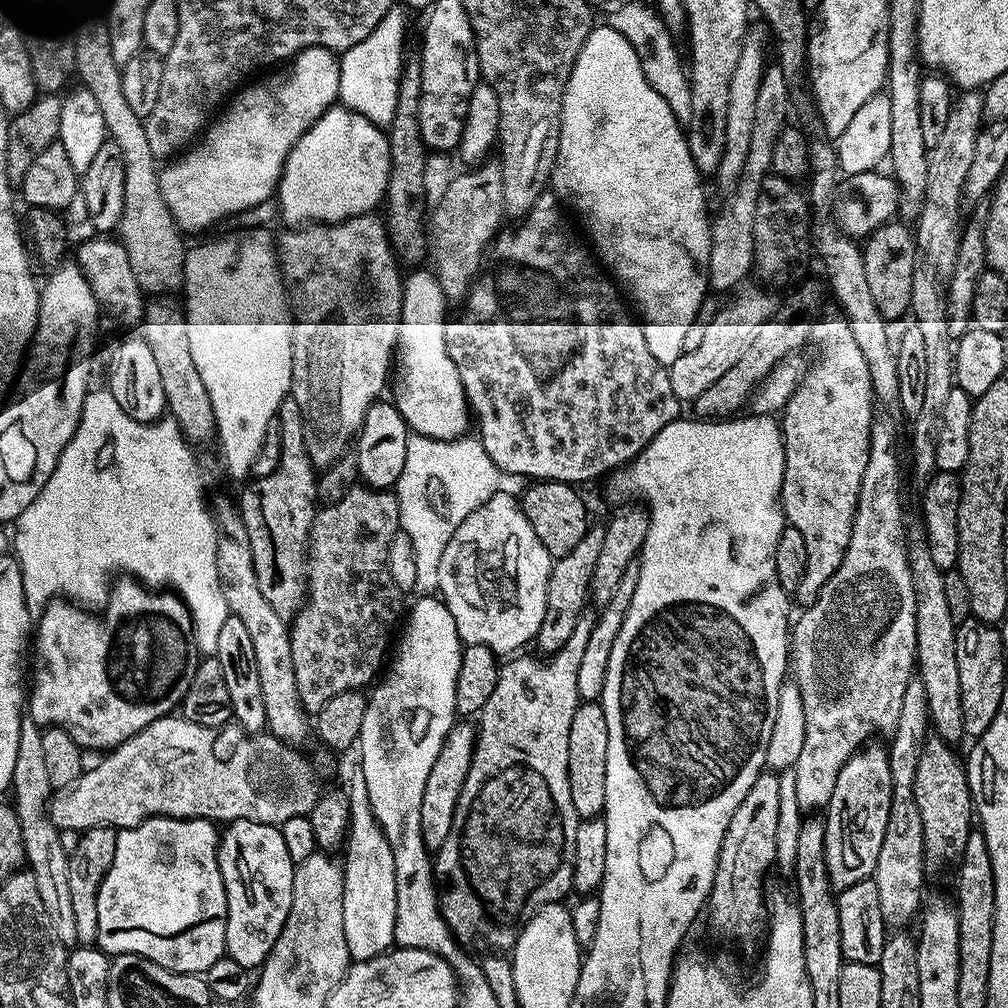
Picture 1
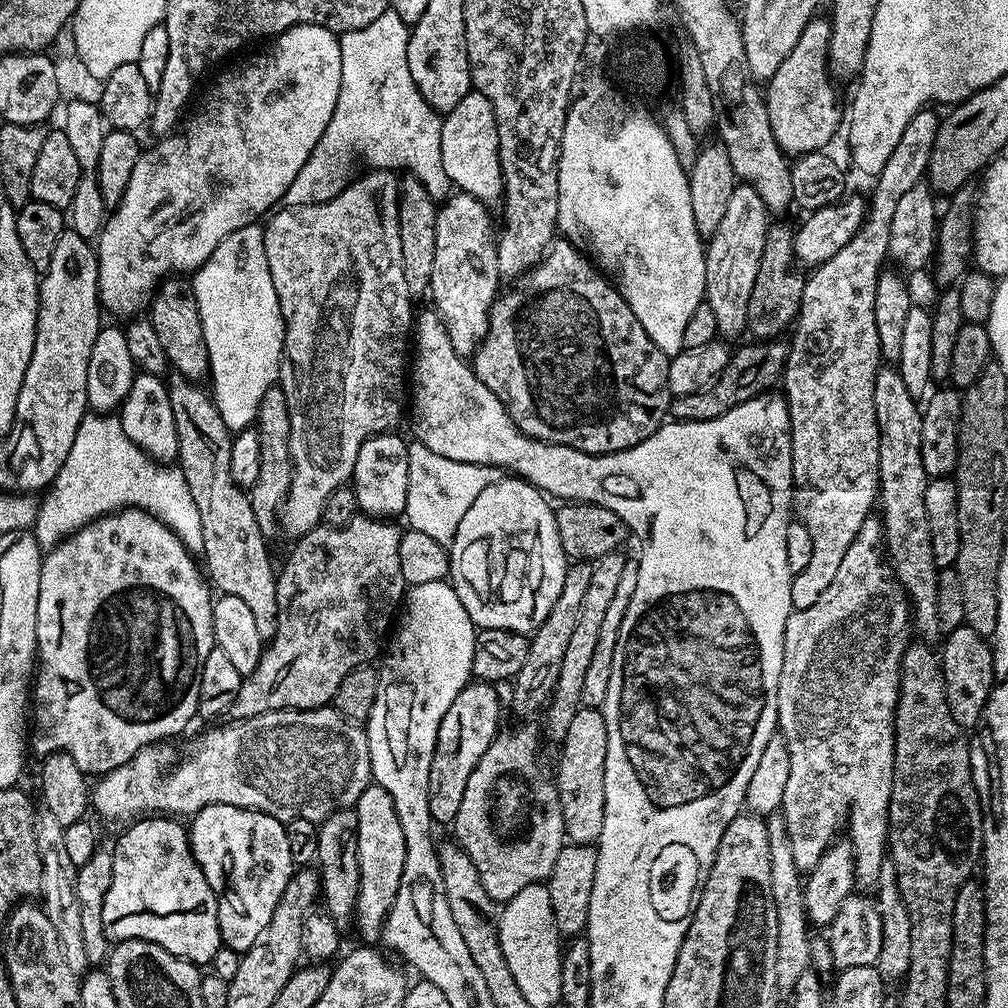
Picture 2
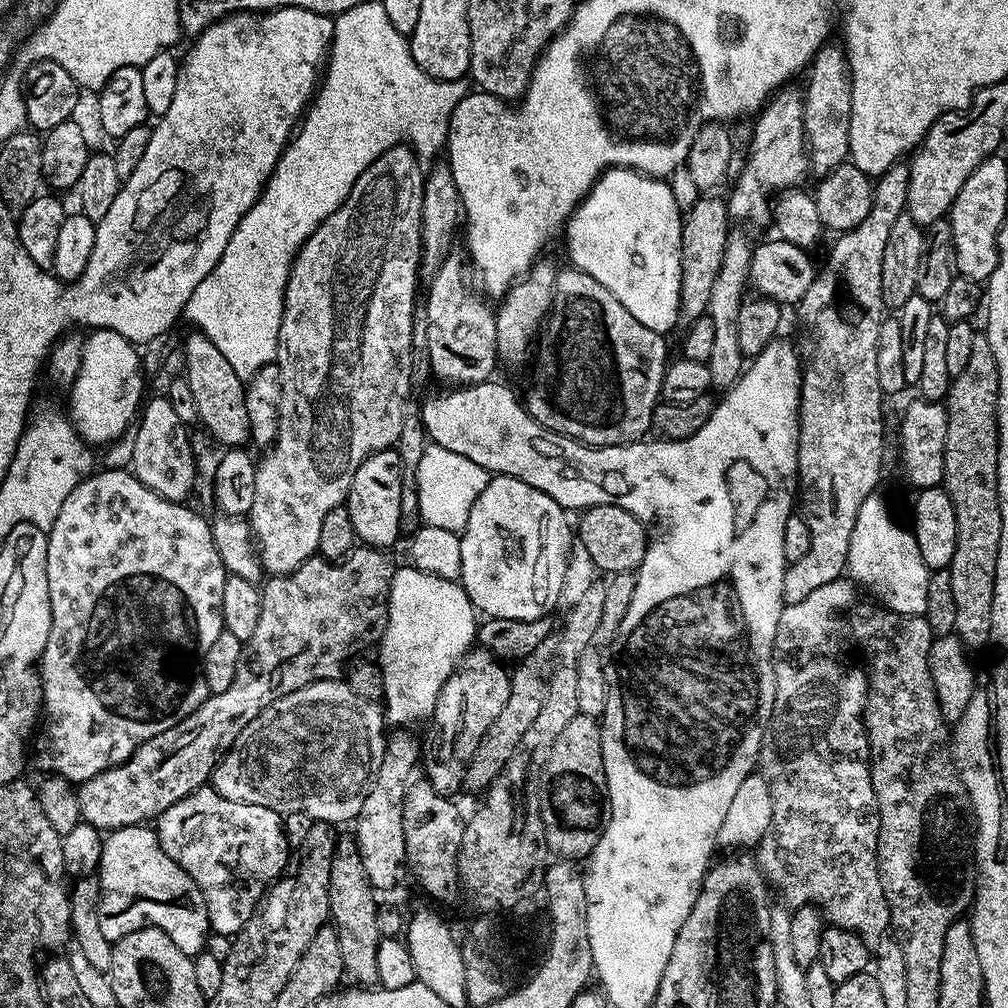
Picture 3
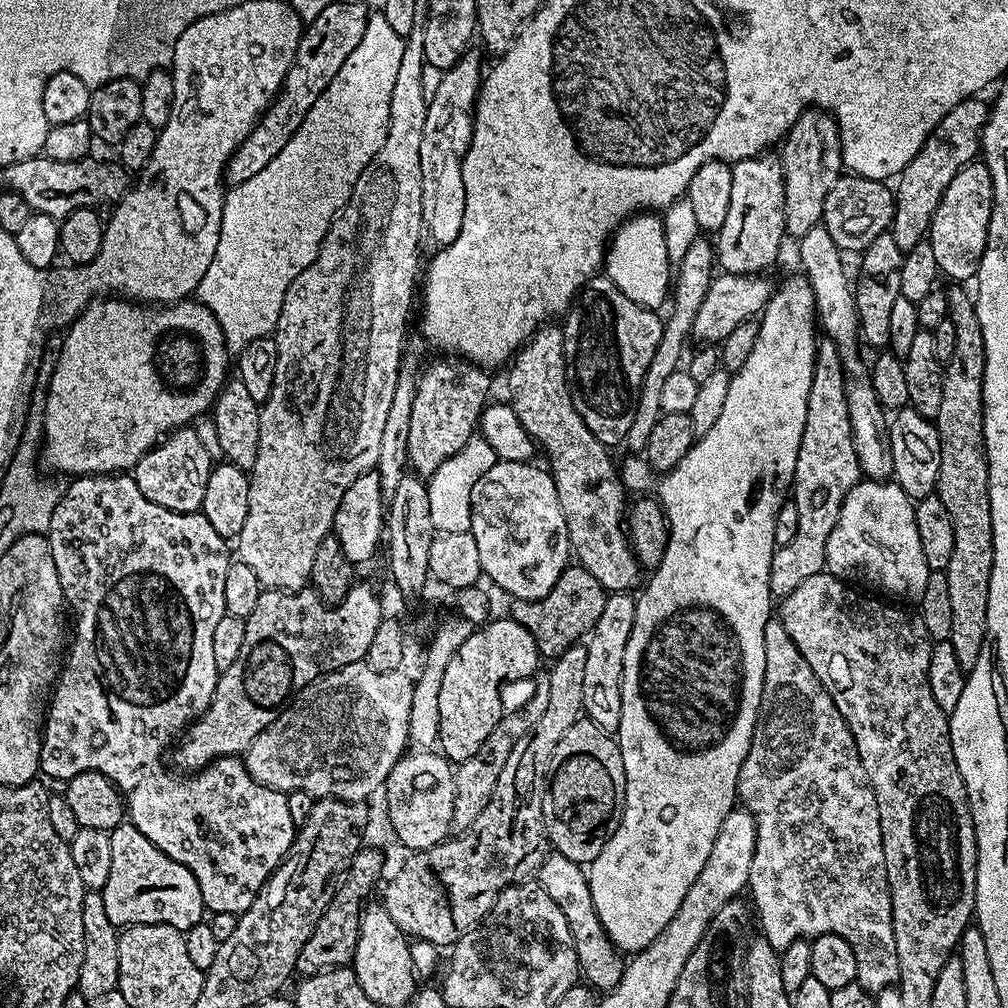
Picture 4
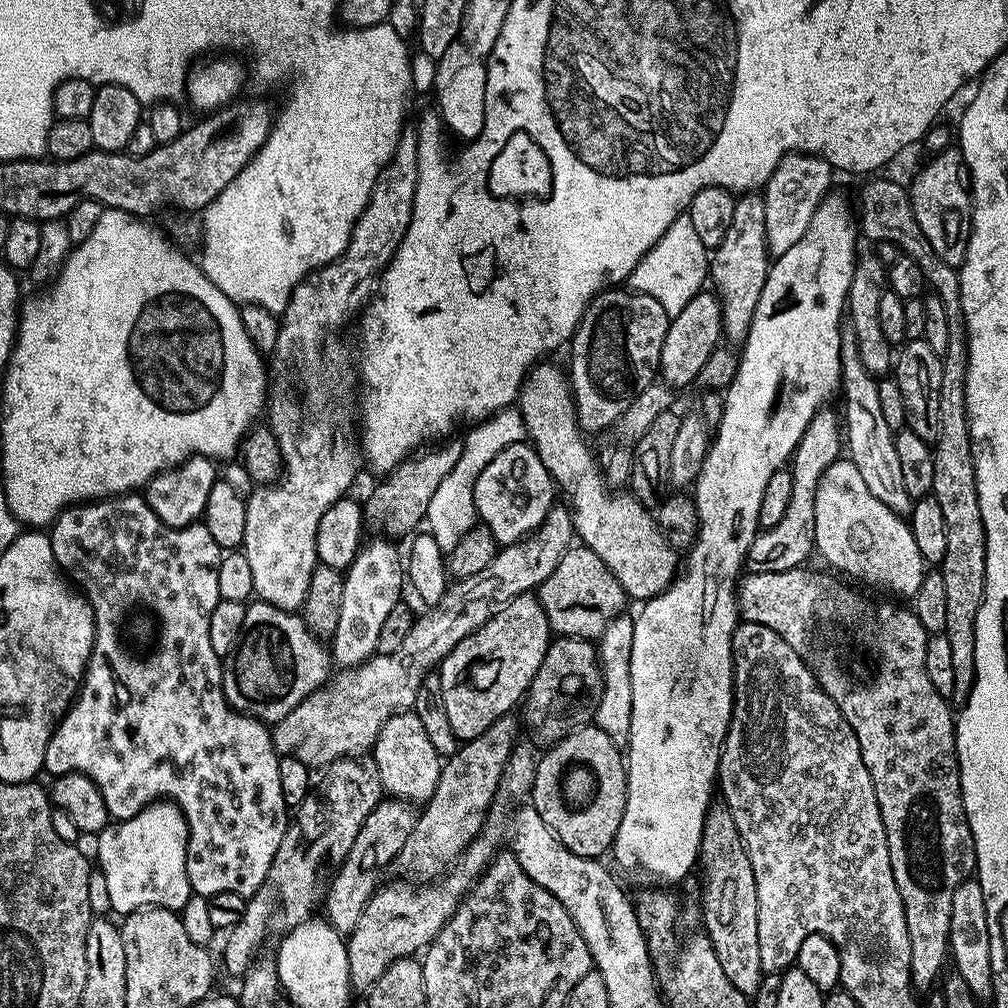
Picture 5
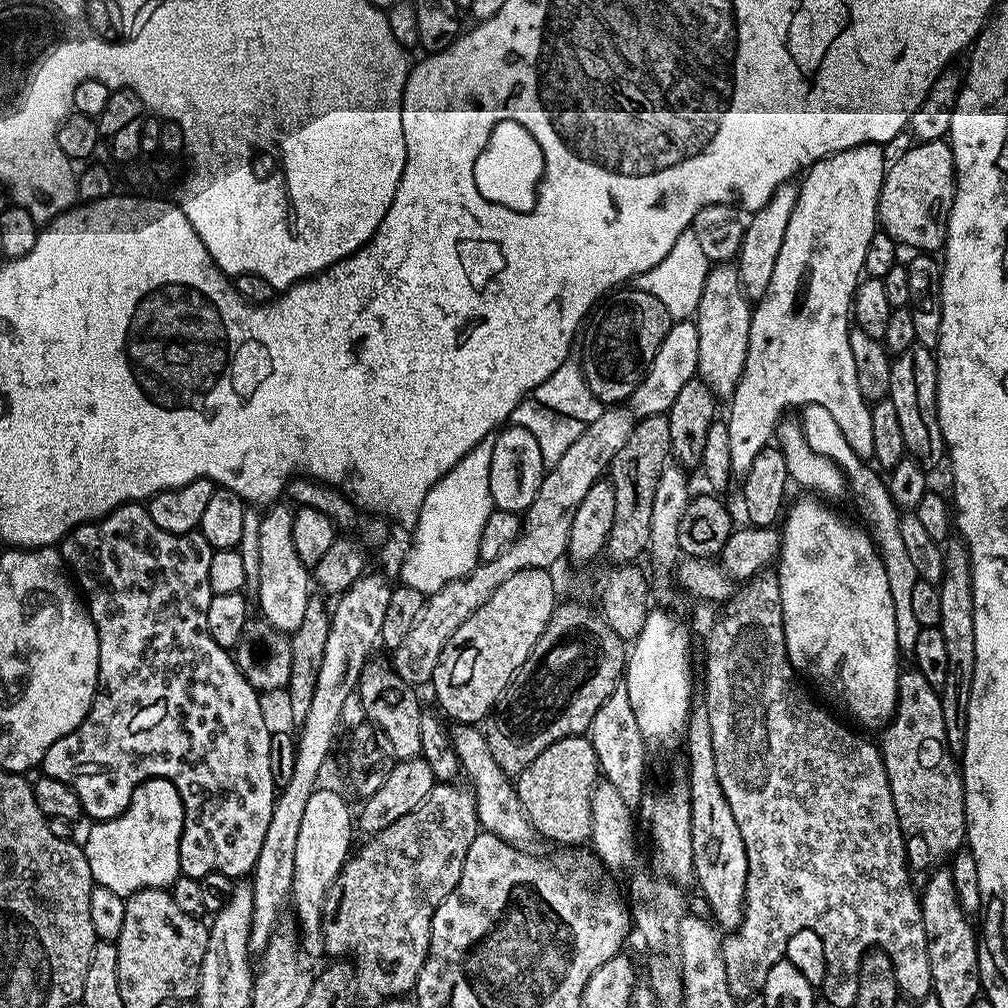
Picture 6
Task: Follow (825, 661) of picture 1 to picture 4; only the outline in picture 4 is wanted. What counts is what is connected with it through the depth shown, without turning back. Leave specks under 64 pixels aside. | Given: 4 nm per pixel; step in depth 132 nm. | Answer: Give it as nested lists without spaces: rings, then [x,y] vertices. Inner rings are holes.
[[[779,618],[766,622],[764,641],[766,678],[760,713],[736,787],[739,803],[756,817],[754,862],[750,862],[747,891],[752,892],[751,903],[764,931],[761,933],[770,946],[781,950],[795,940],[815,938],[827,932],[838,934],[854,950],[858,962],[856,983],[875,994],[893,987],[900,979],[878,802],[858,758],[858,746],[842,714],[838,714],[838,706],[834,706],[830,694],[826,694],[822,682],[818,682]]]

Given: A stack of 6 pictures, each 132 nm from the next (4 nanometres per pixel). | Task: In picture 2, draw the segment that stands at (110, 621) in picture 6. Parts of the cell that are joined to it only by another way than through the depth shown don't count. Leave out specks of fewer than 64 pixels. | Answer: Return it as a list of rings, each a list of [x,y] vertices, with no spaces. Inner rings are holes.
[[[121,508],[119,512],[102,515],[90,521],[85,528],[79,528],[71,536],[65,536],[56,547],[47,549],[40,565],[38,582],[38,679],[34,684],[34,724],[36,720],[36,732],[44,739],[45,749],[70,754],[70,758],[74,758],[74,762],[78,762],[78,766],[86,774],[103,774],[130,763],[143,748],[159,745],[159,740],[164,740],[167,736],[178,735],[191,722],[192,715],[197,715],[200,706],[198,694],[202,686],[202,666],[206,666],[206,657],[210,650],[216,647],[212,621],[213,603],[213,589],[197,557],[189,552],[172,529],[166,527],[157,516],[145,512],[143,508]],[[215,804],[214,806],[206,806],[201,812],[197,812],[195,816],[191,817],[190,827],[188,828],[188,840],[192,843],[192,853],[198,862],[198,866],[202,870],[202,874],[206,874],[206,882],[210,882],[210,886],[216,895],[218,926],[220,927],[220,938],[223,947],[241,954],[246,950],[250,950],[250,946],[254,946],[254,942],[257,941],[258,934],[262,934],[262,930],[266,930],[266,926],[270,926],[270,918],[274,918],[274,910],[278,906],[278,902],[282,898],[286,886],[292,881],[294,865],[290,858],[290,845],[286,843],[285,825],[265,812],[255,812],[249,808],[239,808],[238,806]]]

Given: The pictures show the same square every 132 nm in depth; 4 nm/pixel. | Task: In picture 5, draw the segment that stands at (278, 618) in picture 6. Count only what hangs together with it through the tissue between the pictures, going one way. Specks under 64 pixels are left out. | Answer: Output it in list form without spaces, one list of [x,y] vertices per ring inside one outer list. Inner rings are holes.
[[[405,126],[400,132],[398,138],[398,146],[396,152],[384,169],[378,174],[376,184],[372,187],[372,193],[368,199],[368,204],[352,226],[350,234],[350,242],[346,246],[346,250],[336,260],[330,261],[326,266],[317,268],[315,272],[309,272],[292,292],[290,302],[286,306],[286,310],[279,317],[280,333],[278,334],[278,342],[276,343],[275,359],[280,359],[280,364],[286,371],[292,372],[292,376],[296,379],[296,384],[300,387],[300,404],[296,404],[296,396],[292,392],[287,392],[286,389],[280,388],[271,393],[270,399],[266,404],[266,420],[270,425],[273,434],[276,436],[278,446],[282,450],[282,458],[284,459],[284,471],[275,484],[266,484],[263,486],[253,487],[251,496],[246,500],[246,534],[244,535],[244,543],[242,551],[246,562],[250,562],[250,571],[254,578],[254,593],[263,603],[270,606],[278,606],[284,612],[296,612],[303,609],[304,599],[306,598],[306,589],[310,587],[310,574],[317,566],[316,558],[316,535],[318,534],[318,522],[322,522],[322,514],[326,514],[326,510],[330,510],[330,506],[334,502],[338,502],[347,492],[348,487],[356,480],[356,475],[360,472],[360,464],[362,468],[362,449],[357,440],[358,432],[358,412],[352,407],[357,407],[358,404],[358,368],[354,363],[354,356],[348,353],[346,345],[340,341],[340,331],[343,330],[344,324],[348,324],[352,320],[352,315],[363,313],[366,305],[371,301],[374,293],[378,288],[378,281],[384,271],[384,267],[390,263],[392,256],[398,250],[398,246],[402,242],[402,238],[406,234],[406,226],[410,226],[410,214],[414,206],[414,186],[418,184],[418,138],[416,137],[416,129],[412,126]]]

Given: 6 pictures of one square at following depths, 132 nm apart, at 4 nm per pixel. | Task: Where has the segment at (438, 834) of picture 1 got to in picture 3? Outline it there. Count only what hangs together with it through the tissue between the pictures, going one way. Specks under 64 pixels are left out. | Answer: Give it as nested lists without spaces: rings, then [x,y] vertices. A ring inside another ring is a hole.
[[[473,650],[464,657],[459,668],[453,672],[438,694],[436,709],[432,711],[432,749],[427,749],[427,783],[445,794],[461,791],[468,763],[474,758],[479,743],[490,730],[494,718],[502,714],[506,698],[510,698],[509,669],[487,650]],[[501,664],[501,665],[500,665]]]

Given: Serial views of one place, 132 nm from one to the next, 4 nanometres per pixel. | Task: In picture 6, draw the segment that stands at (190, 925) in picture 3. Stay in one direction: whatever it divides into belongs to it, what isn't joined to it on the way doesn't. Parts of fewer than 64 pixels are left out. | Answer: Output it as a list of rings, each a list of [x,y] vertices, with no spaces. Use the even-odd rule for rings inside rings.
[[[162,778],[144,780],[134,790],[126,810],[109,820],[91,825],[88,837],[82,840],[86,862],[90,862],[90,874],[97,885],[127,898],[144,888],[171,889],[172,883],[182,875],[180,871],[180,839],[184,837],[184,803],[174,782]]]

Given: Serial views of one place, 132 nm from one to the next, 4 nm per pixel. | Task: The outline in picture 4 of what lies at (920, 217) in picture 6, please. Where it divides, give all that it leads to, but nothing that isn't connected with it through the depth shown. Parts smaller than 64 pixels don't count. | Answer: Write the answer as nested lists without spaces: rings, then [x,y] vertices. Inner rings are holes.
[[[977,158],[965,168],[960,168],[954,178],[950,178],[950,186],[942,194],[942,202],[938,202],[938,210],[934,210],[932,224],[928,228],[927,243],[934,250],[934,258],[938,261],[941,273],[952,282],[968,282],[973,279],[982,262],[982,250],[986,250],[986,234],[990,226],[994,186],[990,178],[990,170],[983,159]]]

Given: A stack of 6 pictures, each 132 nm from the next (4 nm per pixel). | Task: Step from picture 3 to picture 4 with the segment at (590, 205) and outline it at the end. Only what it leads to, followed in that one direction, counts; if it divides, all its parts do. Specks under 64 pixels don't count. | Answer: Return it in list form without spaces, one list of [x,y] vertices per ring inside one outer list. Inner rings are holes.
[[[636,214],[616,229],[606,248],[606,275],[618,286],[618,290],[622,290],[622,294],[626,294],[626,298],[638,302],[643,308],[659,309],[661,307],[659,304],[669,299],[670,285],[674,280],[674,268],[668,259],[664,222],[659,215]]]

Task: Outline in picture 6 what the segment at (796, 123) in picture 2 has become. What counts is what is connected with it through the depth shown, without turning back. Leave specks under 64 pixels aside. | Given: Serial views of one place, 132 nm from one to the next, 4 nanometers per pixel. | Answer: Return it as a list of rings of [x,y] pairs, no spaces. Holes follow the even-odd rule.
[[[720,262],[709,267],[706,286],[702,286],[702,298],[696,307],[694,323],[698,330],[699,379],[710,386],[718,398],[731,398],[746,366],[746,350],[750,338],[750,322],[753,305],[740,281],[740,269],[735,263]]]

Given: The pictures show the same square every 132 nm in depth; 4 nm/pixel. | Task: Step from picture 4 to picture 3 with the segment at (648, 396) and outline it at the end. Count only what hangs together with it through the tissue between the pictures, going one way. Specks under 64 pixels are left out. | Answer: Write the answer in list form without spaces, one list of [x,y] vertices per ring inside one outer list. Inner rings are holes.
[[[701,195],[694,206],[690,206],[682,216],[682,290],[680,291],[681,325],[693,324],[699,316],[705,315],[710,302],[710,290],[714,290],[714,278],[722,266],[722,254],[730,235],[728,206],[719,195]]]

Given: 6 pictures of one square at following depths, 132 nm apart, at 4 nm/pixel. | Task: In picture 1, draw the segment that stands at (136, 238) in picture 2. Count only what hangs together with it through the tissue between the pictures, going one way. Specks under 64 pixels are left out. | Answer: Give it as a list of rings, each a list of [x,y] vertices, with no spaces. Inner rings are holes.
[[[328,48],[302,50],[292,57],[287,66],[276,71],[268,74],[273,76],[268,76],[265,80],[257,79],[252,82],[257,84],[249,83],[241,87],[223,105],[219,115],[205,127],[198,142],[159,169],[160,189],[164,191],[166,206],[185,233],[212,228],[227,216],[248,212],[251,208],[266,203],[271,196],[273,199],[280,187],[280,176],[284,173],[286,158],[298,138],[306,134],[306,130],[314,121],[322,118],[325,110],[339,101],[340,56]]]

